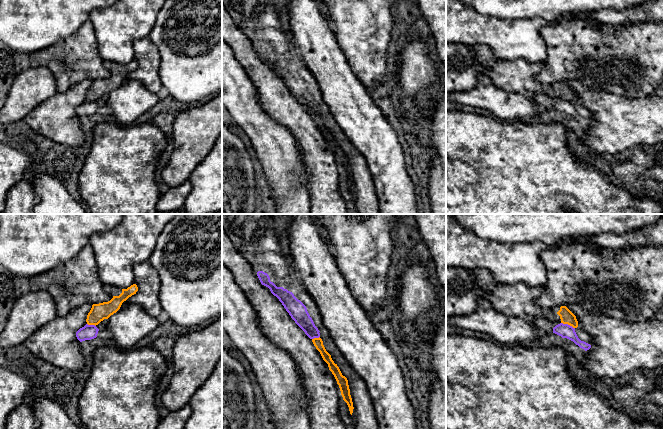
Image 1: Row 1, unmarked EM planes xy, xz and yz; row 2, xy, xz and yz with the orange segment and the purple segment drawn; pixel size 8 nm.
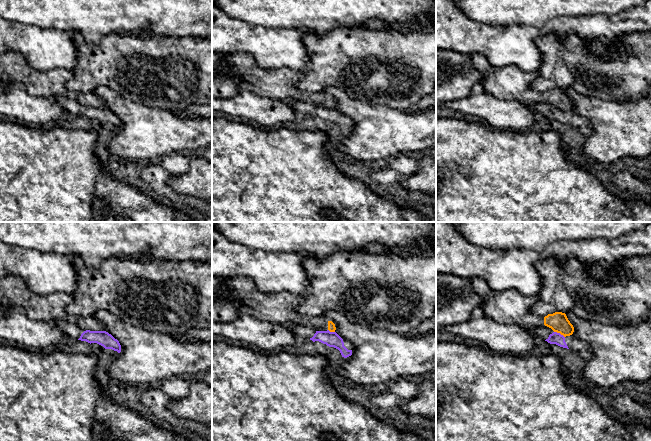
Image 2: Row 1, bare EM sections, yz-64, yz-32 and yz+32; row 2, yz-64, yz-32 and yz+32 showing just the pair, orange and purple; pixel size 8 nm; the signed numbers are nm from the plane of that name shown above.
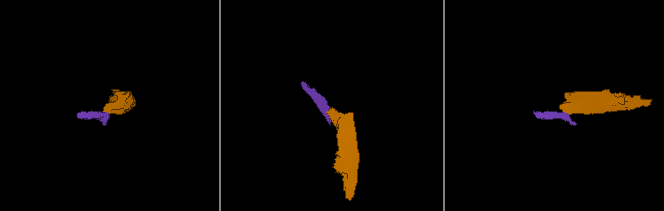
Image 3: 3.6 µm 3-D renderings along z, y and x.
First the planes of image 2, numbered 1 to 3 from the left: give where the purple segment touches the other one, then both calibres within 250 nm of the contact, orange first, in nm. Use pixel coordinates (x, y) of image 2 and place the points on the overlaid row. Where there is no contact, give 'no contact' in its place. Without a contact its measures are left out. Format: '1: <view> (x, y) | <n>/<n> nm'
1: no contact
2: yz-32 (331, 331) | 60/120 nm
3: yz+32 (559, 332) | 160/100 nm

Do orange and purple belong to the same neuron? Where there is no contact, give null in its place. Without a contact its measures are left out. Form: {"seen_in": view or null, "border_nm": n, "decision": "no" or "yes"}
{"seen_in": "yz", "border_nm": 120, "decision": "no"}

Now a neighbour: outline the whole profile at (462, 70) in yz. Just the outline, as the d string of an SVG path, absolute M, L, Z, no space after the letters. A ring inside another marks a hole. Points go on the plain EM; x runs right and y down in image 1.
M446 43L446 94L473 89L482 75L485 67L475 60L470 46Z

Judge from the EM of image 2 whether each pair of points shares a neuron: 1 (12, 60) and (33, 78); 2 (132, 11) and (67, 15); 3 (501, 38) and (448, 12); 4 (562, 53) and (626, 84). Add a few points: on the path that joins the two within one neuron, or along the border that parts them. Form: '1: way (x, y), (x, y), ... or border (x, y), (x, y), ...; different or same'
1: way (17, 65), (28, 76); same
2: way (116, 11), (83, 11); same
3: way (488, 38), (473, 37), (461, 25); same
4: way (578, 69), (591, 76), (610, 78); same

